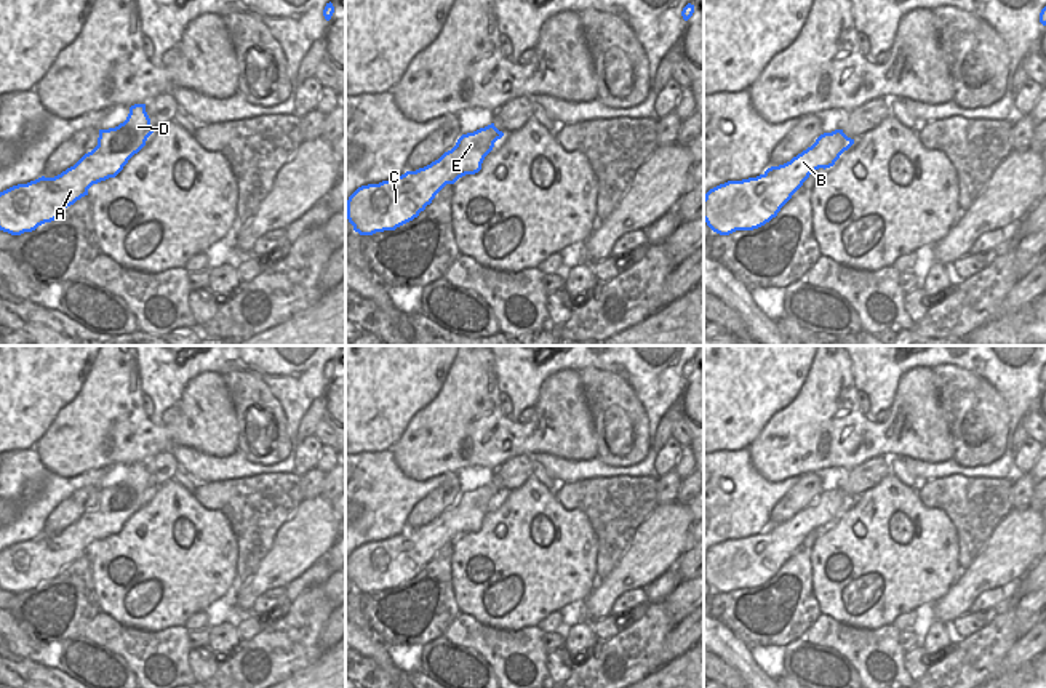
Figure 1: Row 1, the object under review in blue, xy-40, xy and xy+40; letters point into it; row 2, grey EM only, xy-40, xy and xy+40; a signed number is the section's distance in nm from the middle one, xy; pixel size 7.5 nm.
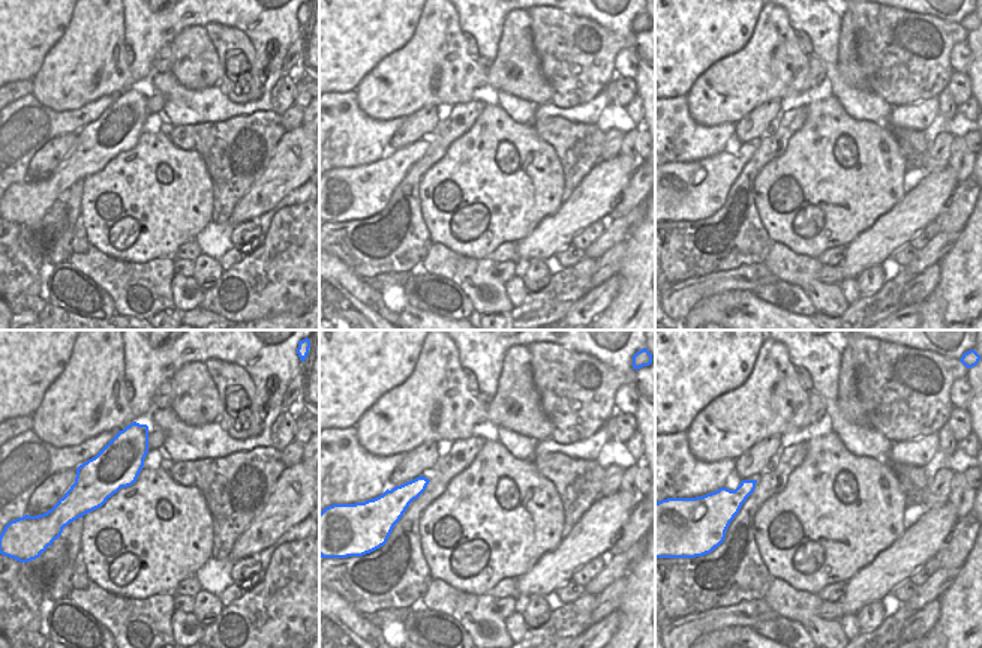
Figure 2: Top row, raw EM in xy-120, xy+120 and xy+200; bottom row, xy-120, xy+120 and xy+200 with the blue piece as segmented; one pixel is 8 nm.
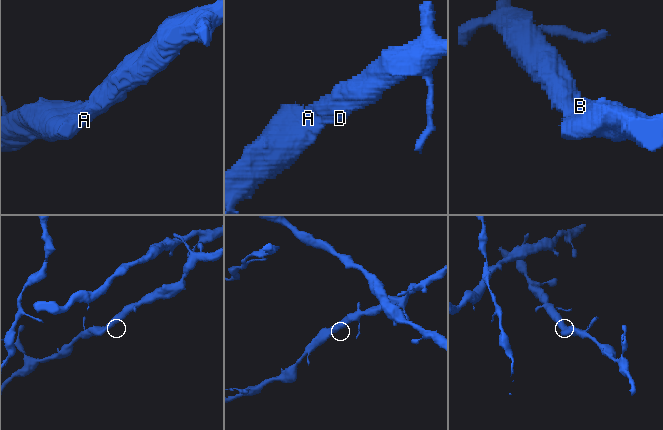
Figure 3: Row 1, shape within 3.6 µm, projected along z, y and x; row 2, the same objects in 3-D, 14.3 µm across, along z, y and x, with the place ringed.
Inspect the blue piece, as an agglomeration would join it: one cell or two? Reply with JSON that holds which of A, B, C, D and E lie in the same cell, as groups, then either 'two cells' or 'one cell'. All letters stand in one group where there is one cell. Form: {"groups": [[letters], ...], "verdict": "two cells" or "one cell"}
{"groups": [["A", "B", "C", "D", "E"]], "verdict": "one cell"}

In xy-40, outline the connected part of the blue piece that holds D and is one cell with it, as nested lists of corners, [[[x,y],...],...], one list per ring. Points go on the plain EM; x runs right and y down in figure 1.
[[[134,462],[123,482],[99,488],[98,504],[54,536],[38,536],[0,550],[0,589],[32,590],[88,554],[93,542],[115,536],[154,491],[146,462]]]

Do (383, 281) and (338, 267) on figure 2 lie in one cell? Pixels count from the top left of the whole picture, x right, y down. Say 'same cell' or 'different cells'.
different cells

